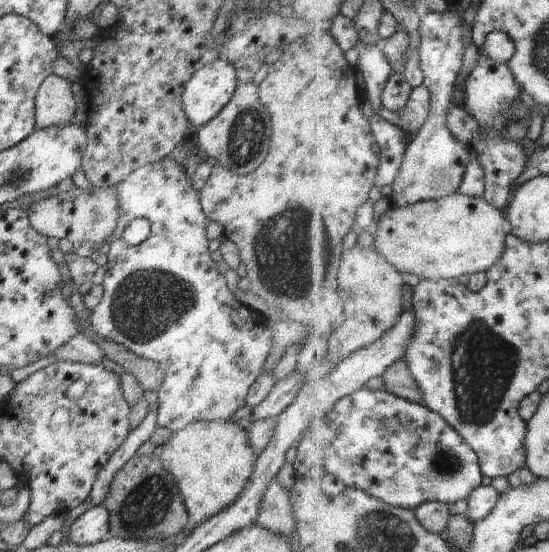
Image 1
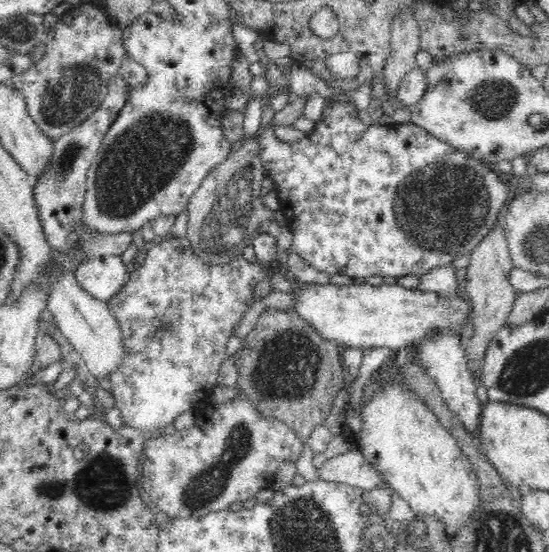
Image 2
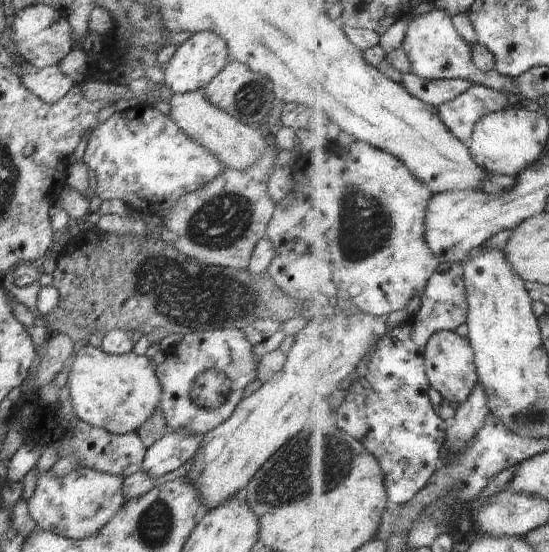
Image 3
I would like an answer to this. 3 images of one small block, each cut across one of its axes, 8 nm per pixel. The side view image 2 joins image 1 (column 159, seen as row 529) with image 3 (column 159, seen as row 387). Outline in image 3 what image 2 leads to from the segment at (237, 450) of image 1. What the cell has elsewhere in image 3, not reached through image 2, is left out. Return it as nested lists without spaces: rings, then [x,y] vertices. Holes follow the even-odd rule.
[[[87,342],[78,345],[71,364],[67,386],[73,414],[80,420],[108,433],[123,435],[140,430],[160,409],[161,382],[154,361],[146,355],[136,355],[132,351],[122,356],[110,356]]]

